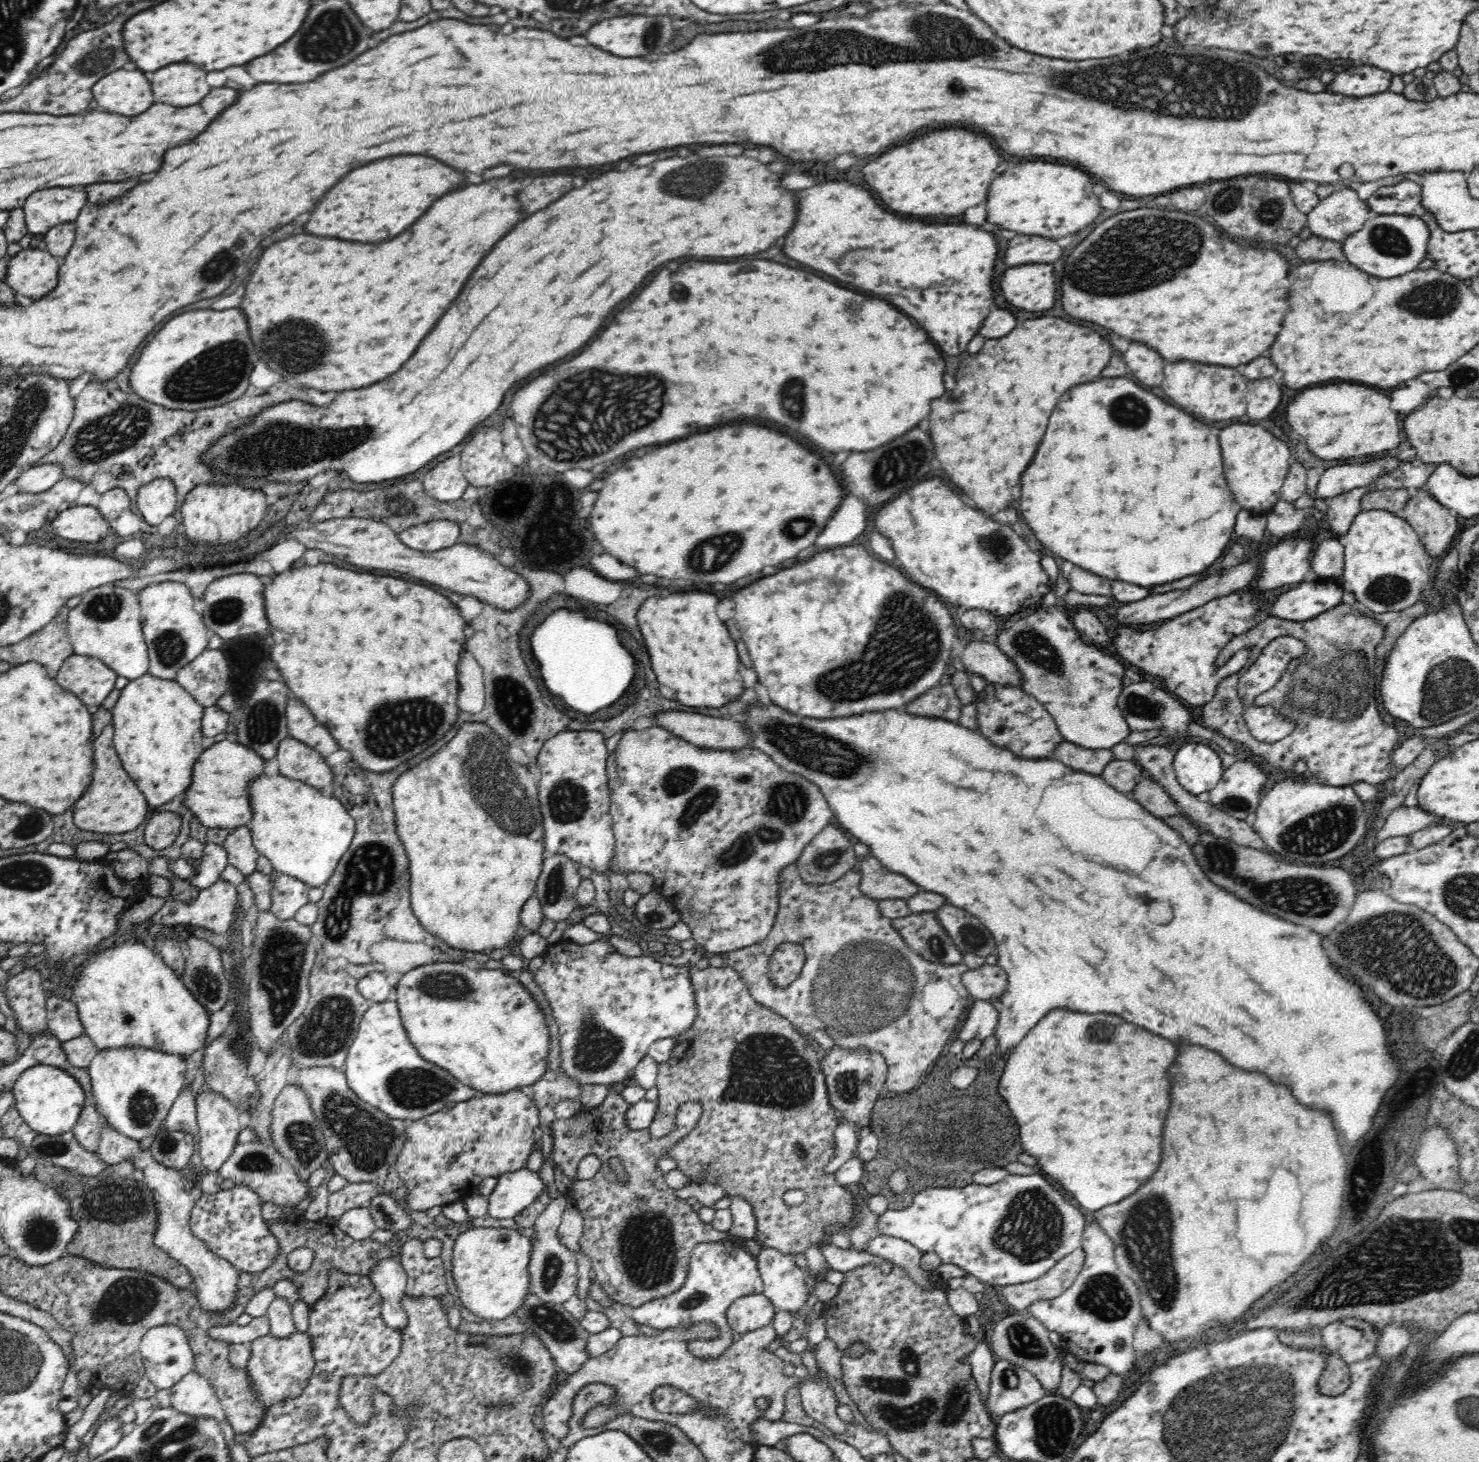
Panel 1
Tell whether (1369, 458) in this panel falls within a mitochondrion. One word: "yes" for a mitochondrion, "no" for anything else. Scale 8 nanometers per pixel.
no

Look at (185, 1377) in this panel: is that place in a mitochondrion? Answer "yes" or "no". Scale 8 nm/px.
no

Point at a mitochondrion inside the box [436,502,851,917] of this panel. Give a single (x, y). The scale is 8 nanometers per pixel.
(506, 806)

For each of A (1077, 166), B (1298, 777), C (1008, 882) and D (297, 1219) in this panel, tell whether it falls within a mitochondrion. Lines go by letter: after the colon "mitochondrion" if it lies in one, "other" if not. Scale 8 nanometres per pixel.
A: other
B: other
C: other
D: other

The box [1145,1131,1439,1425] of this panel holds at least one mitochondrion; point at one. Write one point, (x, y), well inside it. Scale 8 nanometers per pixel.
(1361, 1194)

